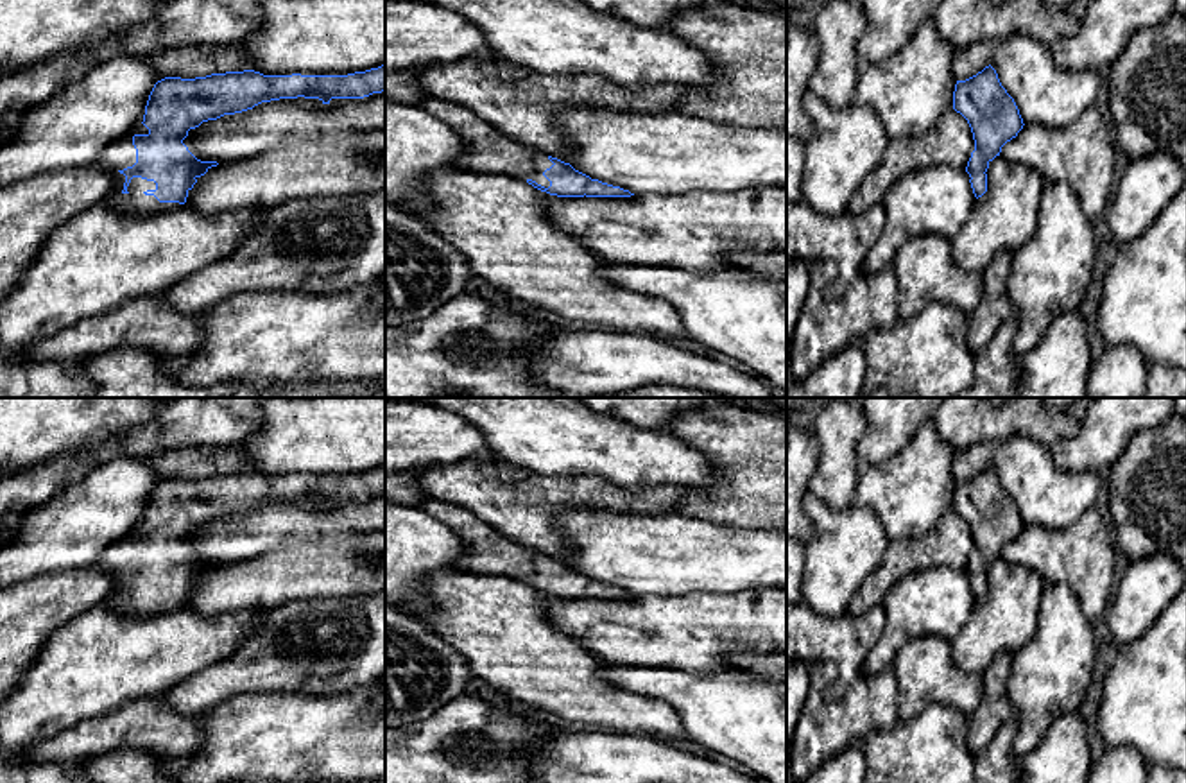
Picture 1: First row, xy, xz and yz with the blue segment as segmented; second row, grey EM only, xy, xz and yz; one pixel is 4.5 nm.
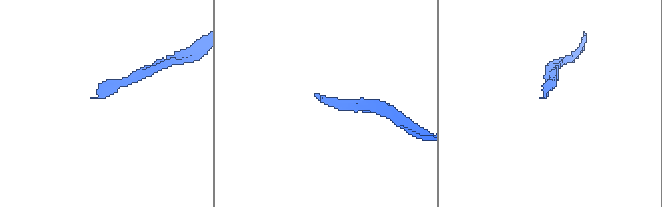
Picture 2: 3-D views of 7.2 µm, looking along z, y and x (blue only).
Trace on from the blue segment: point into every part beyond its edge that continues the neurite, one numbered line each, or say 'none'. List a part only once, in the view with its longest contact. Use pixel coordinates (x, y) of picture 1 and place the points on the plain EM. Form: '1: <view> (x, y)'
1: xy (119, 556)
2: xy (135, 604)

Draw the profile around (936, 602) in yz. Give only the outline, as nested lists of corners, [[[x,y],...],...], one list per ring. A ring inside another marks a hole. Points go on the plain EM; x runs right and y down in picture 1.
[[[951,568],[915,572],[901,579],[881,602],[885,629],[862,665],[862,675],[892,668],[903,643],[917,636],[951,641],[976,602],[969,575]]]

